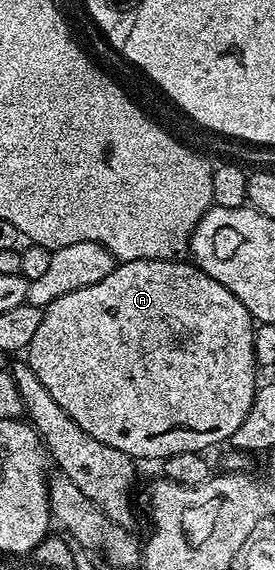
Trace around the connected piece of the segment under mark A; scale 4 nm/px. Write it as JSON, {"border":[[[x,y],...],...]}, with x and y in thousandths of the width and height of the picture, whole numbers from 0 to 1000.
{"border":[[[567,453],[564,456],[491,456],[429,463],[404,484],[375,484],[360,498],[316,498],[316,505],[287,505],[273,512],[244,512],[244,519],[215,519],[149,546],[142,577],[113,596],[98,616],[105,642],[142,660],[156,681],[316,758],[316,765],[345,765],[345,772],[375,772],[375,779],[404,779],[404,786],[433,786],[433,793],[469,798],[487,807],[509,804],[571,804],[596,807],[651,793],[745,793],[756,782],[789,782],[800,775],[829,777],[844,770],[855,751],[884,744],[898,723],[913,723],[920,696],[935,691],[942,644],[920,616],[920,581],[927,567],[916,554],[869,533],[869,526],[796,491],[767,491],[753,477],[687,456]]]}

